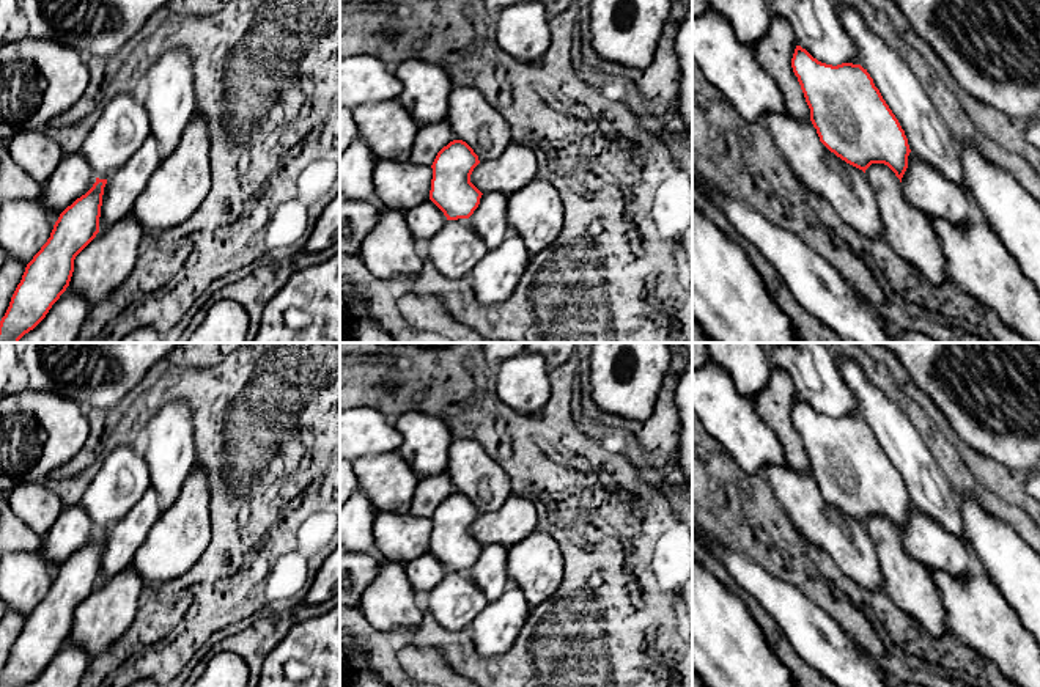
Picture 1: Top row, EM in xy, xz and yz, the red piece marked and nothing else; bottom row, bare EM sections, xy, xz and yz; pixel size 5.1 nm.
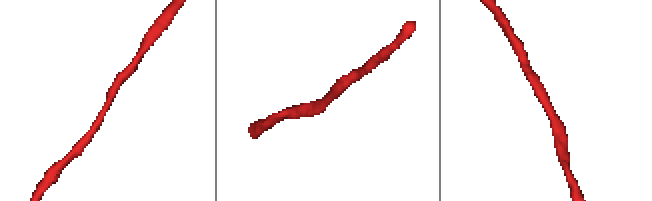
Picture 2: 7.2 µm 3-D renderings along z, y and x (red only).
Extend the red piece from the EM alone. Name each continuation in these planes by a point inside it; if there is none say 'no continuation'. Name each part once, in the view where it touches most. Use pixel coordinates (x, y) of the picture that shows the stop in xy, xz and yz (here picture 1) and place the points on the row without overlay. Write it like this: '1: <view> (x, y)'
1: xy (123, 540)

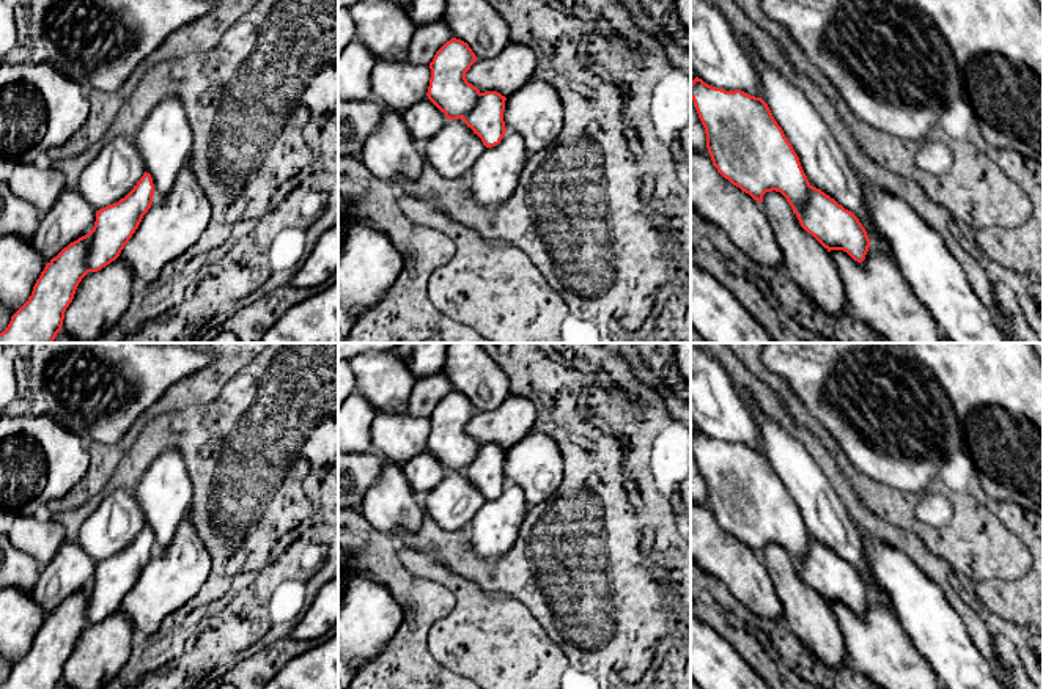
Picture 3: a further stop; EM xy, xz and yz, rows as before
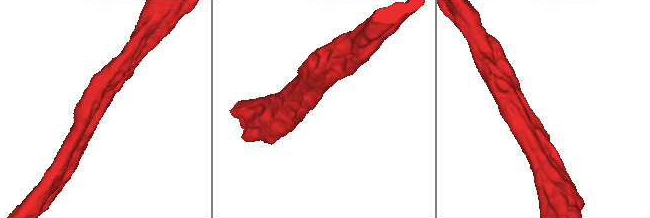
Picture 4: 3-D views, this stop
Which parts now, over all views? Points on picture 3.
no continuation

